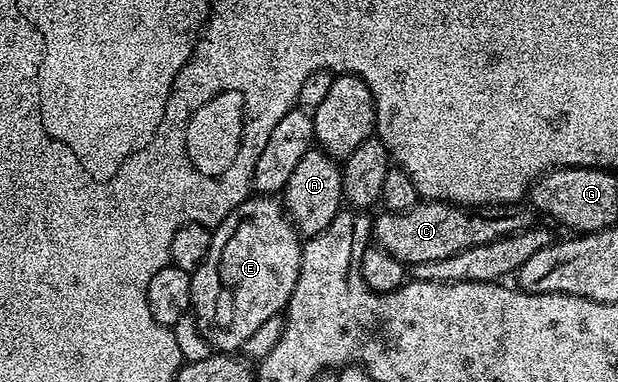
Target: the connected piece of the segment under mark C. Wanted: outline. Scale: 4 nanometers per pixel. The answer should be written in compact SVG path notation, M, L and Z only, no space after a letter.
M428 201L405 209L403 213L382 211L372 221L372 241L375 246L392 255L403 265L413 267L447 259L474 245L492 243L510 233L527 228L528 221L514 205L475 205L463 208L451 205L449 201Z

